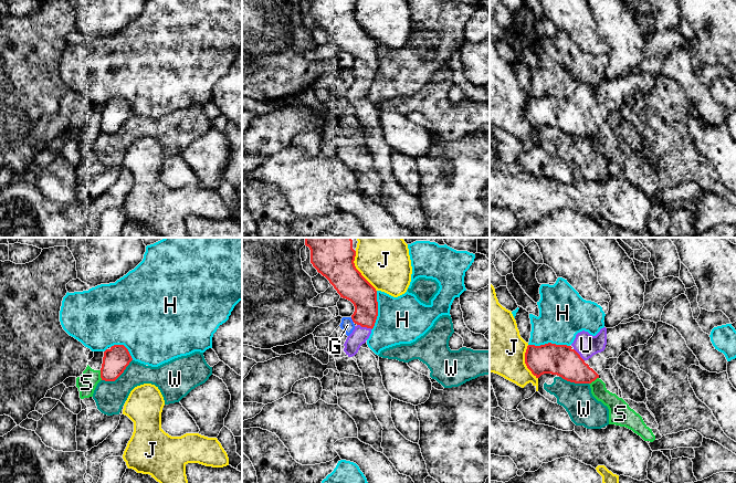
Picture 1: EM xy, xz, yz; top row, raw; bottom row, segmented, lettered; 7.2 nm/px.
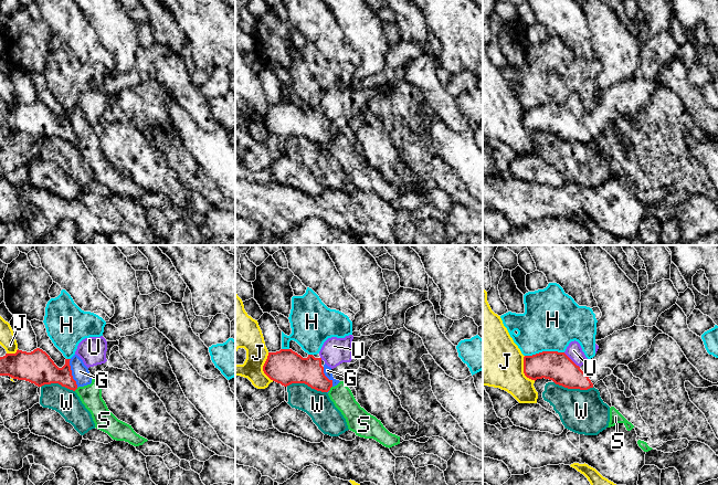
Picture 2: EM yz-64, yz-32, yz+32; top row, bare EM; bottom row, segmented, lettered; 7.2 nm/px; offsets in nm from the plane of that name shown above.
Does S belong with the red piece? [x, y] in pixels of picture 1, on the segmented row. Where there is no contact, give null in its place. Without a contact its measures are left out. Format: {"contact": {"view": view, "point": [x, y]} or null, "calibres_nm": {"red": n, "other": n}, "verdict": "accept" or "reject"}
{"contact": {"view": "xy", "point": [101, 375]}, "calibres_nm": {"red": 190, "other": 150}, "verdict": "reject"}

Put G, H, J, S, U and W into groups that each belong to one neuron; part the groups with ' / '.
G S / H / J / U / W

